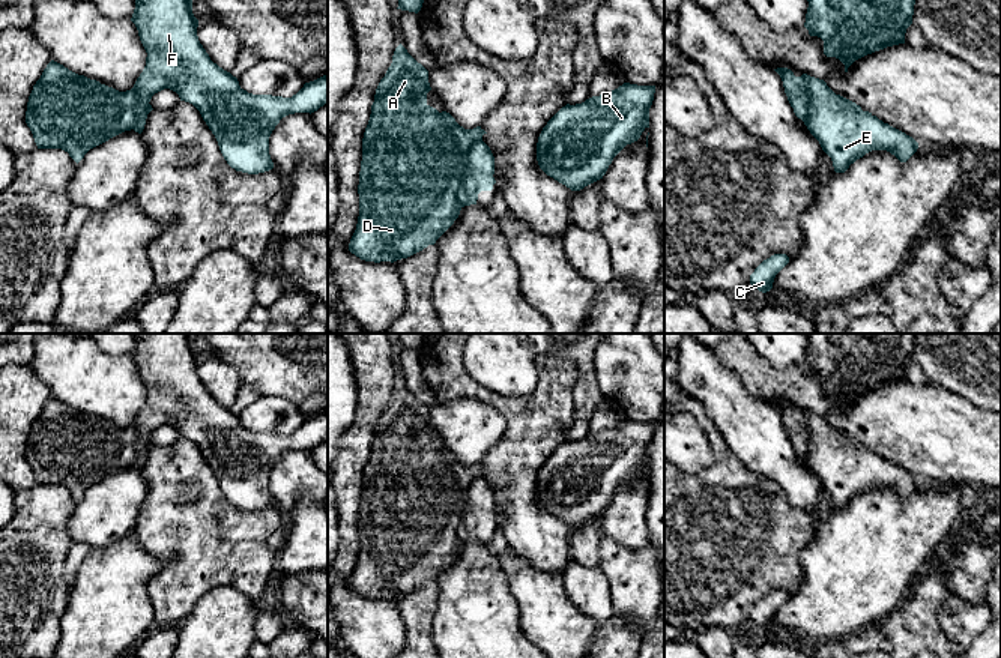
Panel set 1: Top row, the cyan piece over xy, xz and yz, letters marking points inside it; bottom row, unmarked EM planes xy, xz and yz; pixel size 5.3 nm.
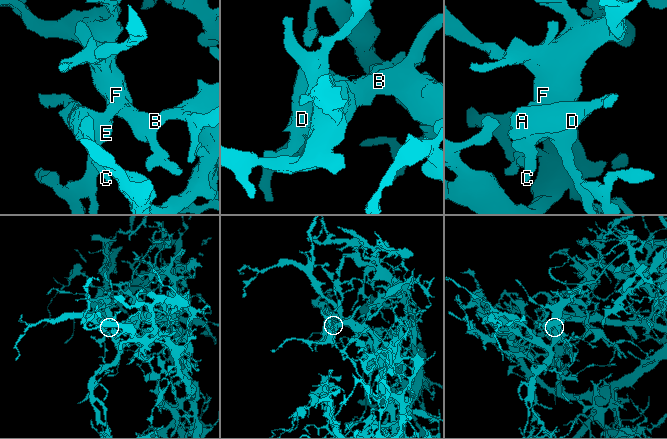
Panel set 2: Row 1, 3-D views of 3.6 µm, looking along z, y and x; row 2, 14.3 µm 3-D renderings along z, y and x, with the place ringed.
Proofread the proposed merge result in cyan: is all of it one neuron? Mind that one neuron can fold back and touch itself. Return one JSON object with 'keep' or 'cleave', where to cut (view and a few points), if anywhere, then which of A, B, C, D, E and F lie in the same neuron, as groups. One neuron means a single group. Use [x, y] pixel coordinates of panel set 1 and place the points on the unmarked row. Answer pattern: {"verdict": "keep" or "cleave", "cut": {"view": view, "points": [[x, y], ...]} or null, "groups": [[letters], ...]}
{"verdict": "cleave", "cut": {"view": "xz", "points": [[480, 475], [463, 501], [460, 543]]}, "groups": [["A", "C", "D"], ["B", "E", "F"]]}

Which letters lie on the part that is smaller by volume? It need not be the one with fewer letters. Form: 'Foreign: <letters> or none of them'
Foreign: A, C, D

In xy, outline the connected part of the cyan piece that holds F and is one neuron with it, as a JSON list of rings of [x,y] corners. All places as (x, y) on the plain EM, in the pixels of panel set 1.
[[[134,334],[131,358],[147,389],[146,403],[134,421],[140,439],[134,467],[141,470],[152,433],[164,425],[176,428],[180,437],[192,440],[215,472],[227,500],[236,508],[259,511],[274,505],[269,473],[280,457],[295,449],[314,449],[328,439],[328,412],[305,419],[292,434],[253,431],[239,422],[236,413],[213,400],[197,373],[198,356],[192,350],[192,334]]]

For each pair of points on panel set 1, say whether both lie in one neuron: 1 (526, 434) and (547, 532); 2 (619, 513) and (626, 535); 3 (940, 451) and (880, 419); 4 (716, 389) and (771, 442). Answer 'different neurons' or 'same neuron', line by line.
1: same neuron
2: same neuron
3: same neuron
4: same neuron

